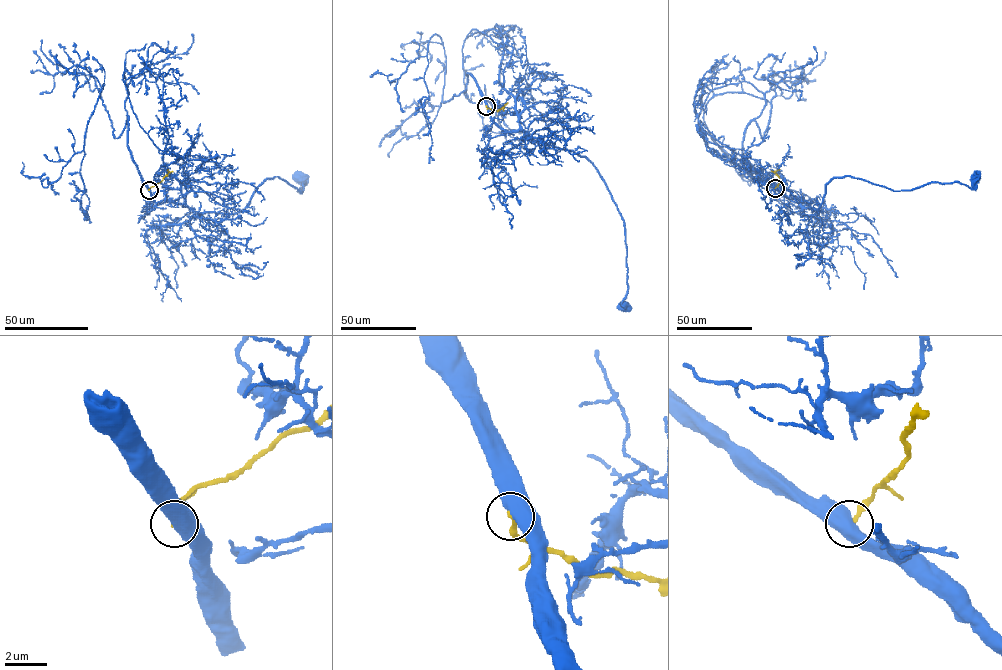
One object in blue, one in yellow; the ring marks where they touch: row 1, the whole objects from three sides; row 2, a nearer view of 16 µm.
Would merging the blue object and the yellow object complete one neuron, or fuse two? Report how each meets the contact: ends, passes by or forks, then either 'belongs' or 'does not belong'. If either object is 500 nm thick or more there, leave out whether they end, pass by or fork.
does not belong

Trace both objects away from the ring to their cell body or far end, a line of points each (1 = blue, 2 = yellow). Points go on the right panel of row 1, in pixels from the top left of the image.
1: (774, 188), (817, 209), (825, 186), (836, 178), (912, 190), (955, 182), (974, 189), (976, 176)
2: (774, 188), (779, 179), (775, 172), (780, 169)

